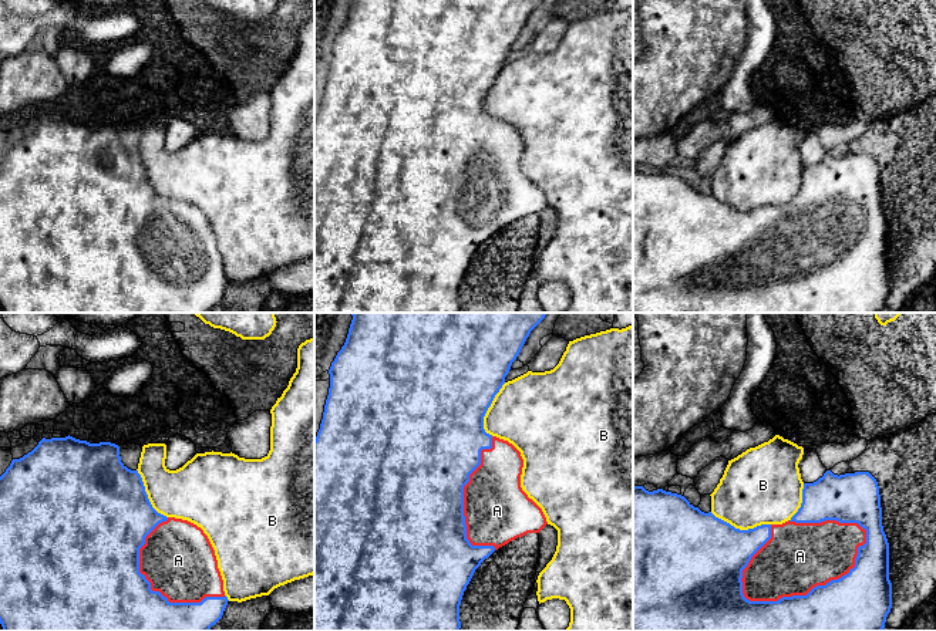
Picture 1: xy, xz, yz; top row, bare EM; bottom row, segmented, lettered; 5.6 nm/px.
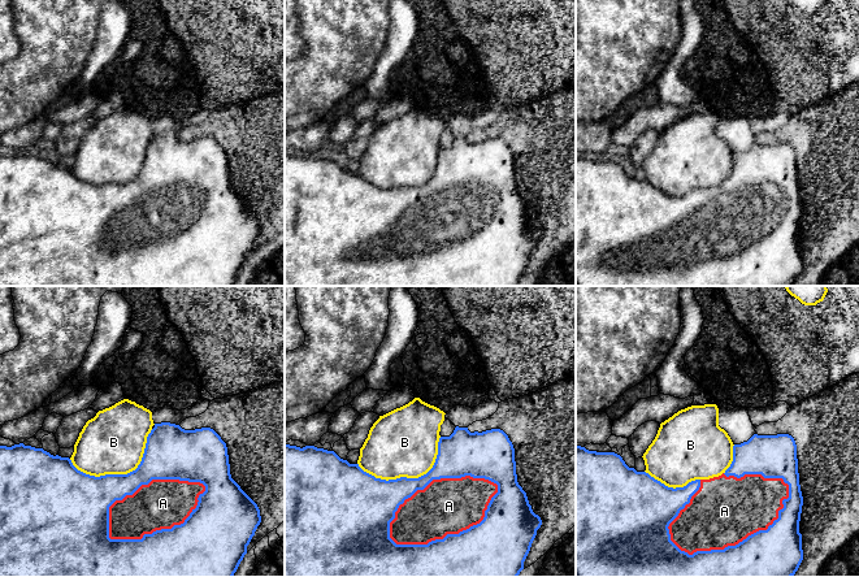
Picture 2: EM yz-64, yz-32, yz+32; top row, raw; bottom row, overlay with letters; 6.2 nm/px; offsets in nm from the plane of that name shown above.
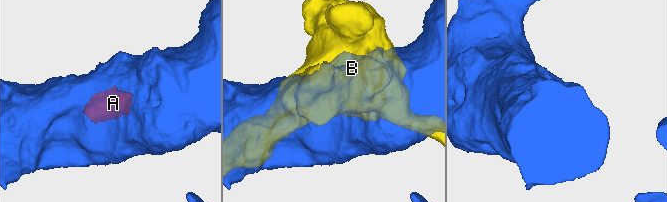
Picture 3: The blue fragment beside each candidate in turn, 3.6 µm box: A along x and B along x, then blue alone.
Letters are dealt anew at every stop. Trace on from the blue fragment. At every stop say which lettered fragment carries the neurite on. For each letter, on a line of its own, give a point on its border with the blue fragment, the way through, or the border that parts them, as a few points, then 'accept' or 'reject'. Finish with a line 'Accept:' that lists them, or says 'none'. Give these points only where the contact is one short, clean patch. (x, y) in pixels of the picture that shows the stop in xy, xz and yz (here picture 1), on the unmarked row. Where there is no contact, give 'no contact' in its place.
A: yz (817, 267) | accept
B: yz (738, 211) | reject
Accept: A

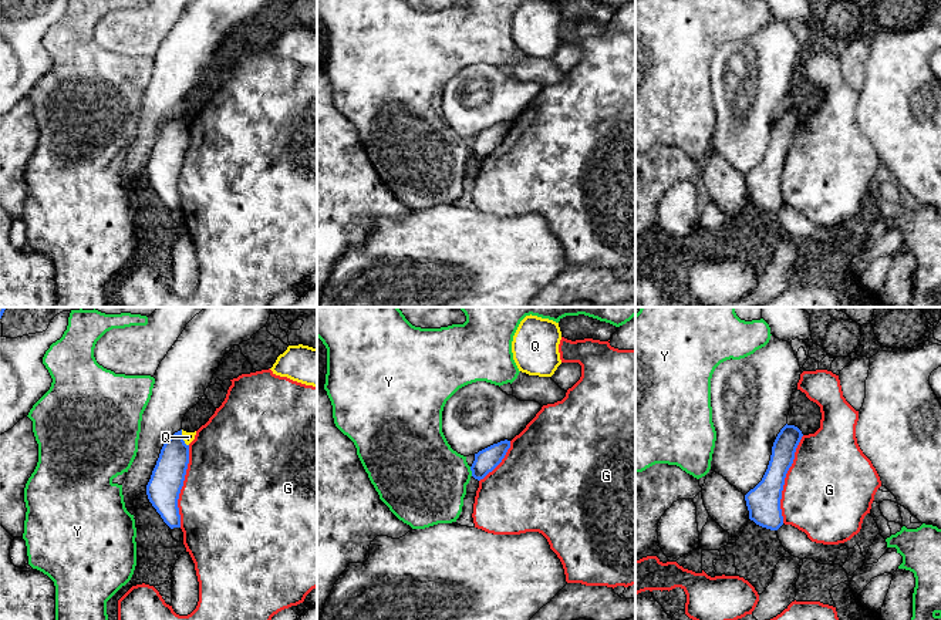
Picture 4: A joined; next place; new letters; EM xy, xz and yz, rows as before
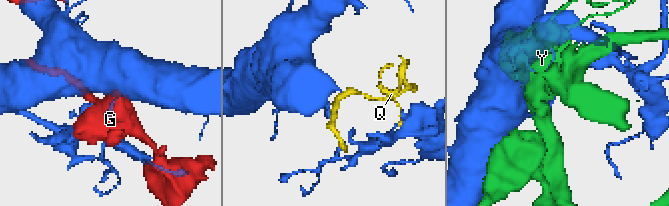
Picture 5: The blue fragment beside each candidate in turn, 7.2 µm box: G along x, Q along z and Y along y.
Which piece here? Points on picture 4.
G: yz (783, 161) | reject
Q: xy (182, 120) | reject
Y: xz (471, 151) | reject
Accept: none

